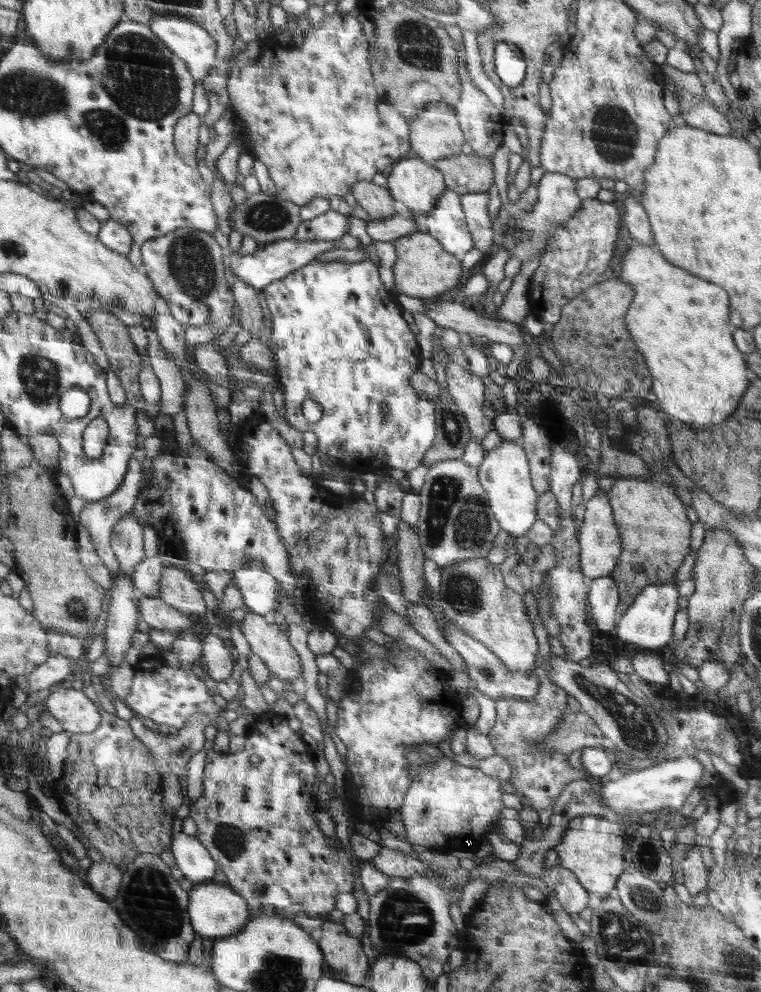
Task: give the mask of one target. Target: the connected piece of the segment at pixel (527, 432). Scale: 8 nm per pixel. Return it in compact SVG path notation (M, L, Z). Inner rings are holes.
M534 420L522 422L522 436L518 439L530 462L532 487L539 497L550 491L550 440Z

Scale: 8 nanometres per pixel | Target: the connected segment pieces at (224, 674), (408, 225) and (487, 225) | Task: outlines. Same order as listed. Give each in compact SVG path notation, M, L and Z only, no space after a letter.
M207 633L204 648L208 672L214 680L221 683L238 673L236 663L230 657L230 645L221 636Z
M394 213L385 219L368 220L366 231L373 241L392 242L403 236L412 235L417 232L415 226L416 216L402 216L400 213Z
M464 193L461 195L465 220L469 231L473 235L473 246L485 254L493 241L491 218L487 207L486 193Z

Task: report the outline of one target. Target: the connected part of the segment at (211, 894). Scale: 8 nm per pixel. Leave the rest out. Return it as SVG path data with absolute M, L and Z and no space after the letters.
M214 881L195 884L191 889L191 898L192 924L199 936L207 937L210 940L217 941L238 935L252 916L249 913L249 904L246 904L245 897L234 892L229 886Z

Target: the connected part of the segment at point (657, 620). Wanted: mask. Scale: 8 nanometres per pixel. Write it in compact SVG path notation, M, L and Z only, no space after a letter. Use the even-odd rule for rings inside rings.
M674 583L650 585L641 591L629 610L617 621L614 633L623 641L641 646L648 651L666 647L673 641L674 614L678 612L678 590Z

